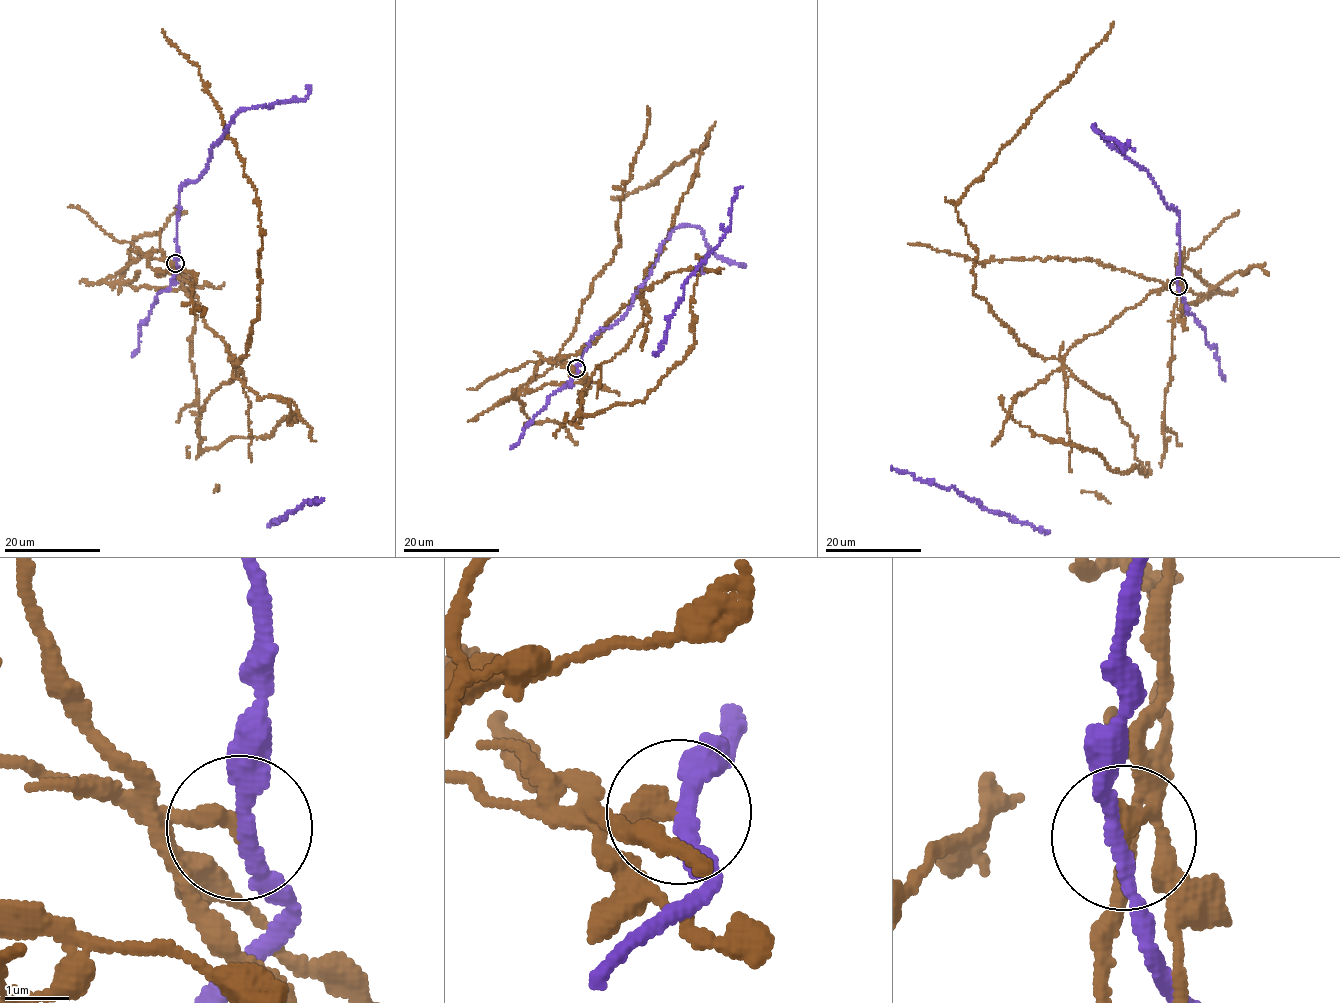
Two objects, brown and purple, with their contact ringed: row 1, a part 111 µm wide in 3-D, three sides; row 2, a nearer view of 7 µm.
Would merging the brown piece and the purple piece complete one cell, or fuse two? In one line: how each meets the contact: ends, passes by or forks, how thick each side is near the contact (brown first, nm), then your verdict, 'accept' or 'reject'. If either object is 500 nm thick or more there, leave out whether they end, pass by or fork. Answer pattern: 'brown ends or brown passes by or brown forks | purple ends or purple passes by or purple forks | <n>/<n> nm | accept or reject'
brown ends | purple passes by | 300/200 nm | reject

